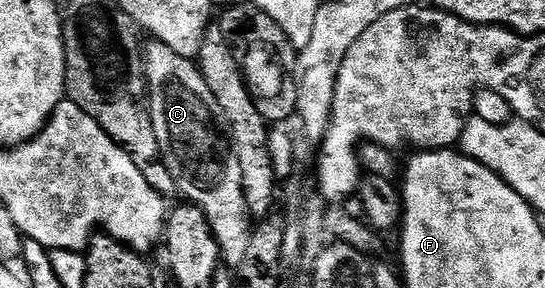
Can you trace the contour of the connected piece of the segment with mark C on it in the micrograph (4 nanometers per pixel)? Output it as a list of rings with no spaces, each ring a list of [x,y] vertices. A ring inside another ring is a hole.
[[[162,42],[150,43],[143,52],[146,99],[161,159],[167,164],[180,197],[203,212],[221,249],[222,263],[238,269],[255,226],[243,200],[243,176],[229,139],[229,121],[223,116],[223,108],[219,108],[211,88],[207,88],[207,80],[203,80],[194,59],[179,56]]]

